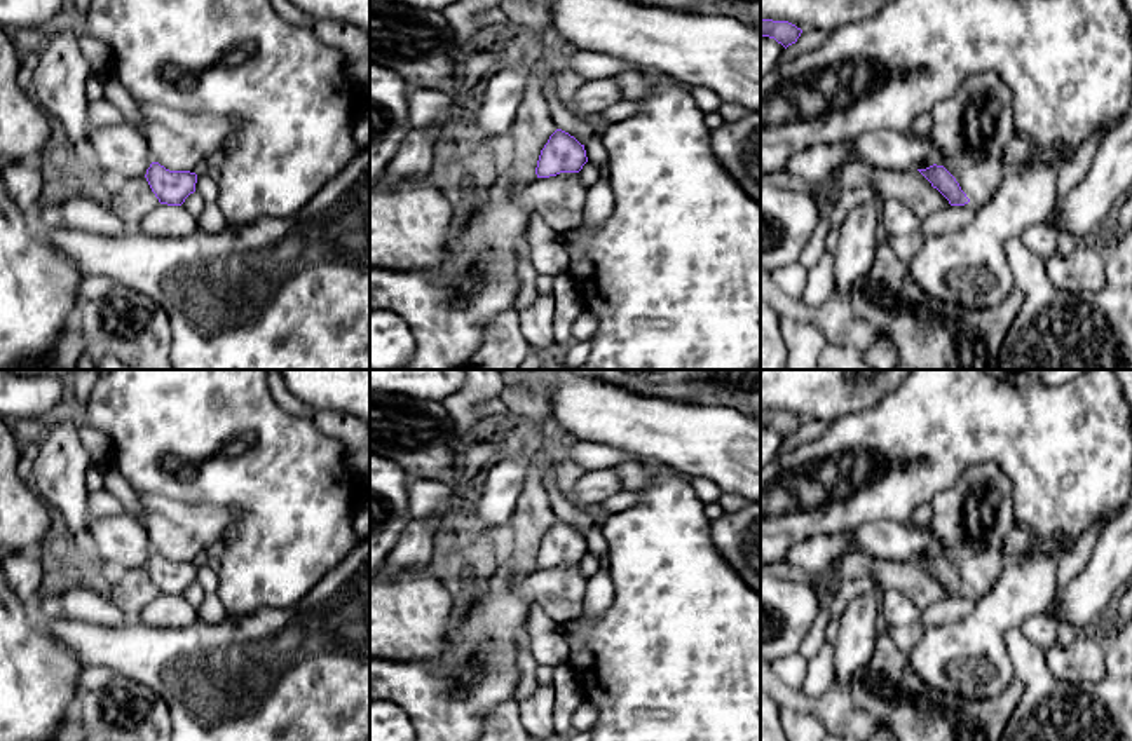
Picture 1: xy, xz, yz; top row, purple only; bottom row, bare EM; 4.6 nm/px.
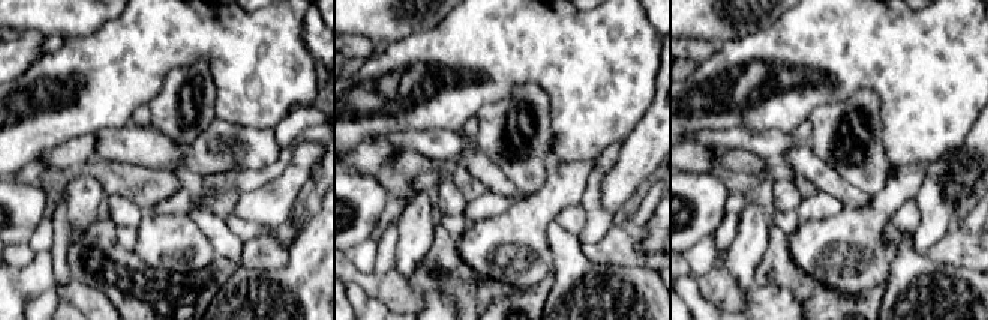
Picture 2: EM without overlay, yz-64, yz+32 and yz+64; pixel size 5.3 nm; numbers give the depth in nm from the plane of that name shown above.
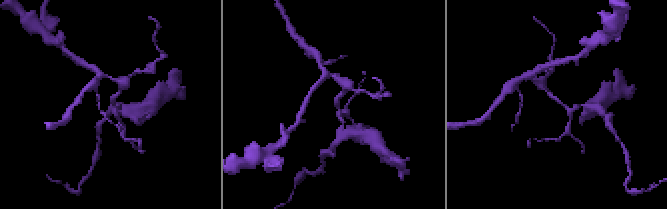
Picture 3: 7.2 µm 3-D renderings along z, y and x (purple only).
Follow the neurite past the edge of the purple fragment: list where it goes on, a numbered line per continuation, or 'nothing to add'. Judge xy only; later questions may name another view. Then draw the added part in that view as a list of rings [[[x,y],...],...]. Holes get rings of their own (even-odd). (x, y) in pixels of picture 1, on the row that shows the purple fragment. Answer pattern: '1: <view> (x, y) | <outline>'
nothing to add

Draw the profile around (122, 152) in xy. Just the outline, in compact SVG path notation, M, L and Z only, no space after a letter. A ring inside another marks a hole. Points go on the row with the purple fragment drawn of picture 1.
M127 122L108 127L91 127L87 145L112 181L140 178L150 167L152 153L141 131Z

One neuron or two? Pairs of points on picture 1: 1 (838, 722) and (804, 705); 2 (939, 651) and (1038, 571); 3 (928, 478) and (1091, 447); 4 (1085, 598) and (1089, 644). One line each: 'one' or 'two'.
1: one
2: one
3: one
4: two

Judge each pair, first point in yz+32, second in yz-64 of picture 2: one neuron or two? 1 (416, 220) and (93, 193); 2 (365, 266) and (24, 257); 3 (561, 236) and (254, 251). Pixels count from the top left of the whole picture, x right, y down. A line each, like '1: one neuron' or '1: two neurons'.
1: one neuron
2: one neuron
3: two neurons

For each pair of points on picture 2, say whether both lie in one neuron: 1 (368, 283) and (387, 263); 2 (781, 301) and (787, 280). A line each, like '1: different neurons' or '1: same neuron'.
1: different neurons
2: different neurons

